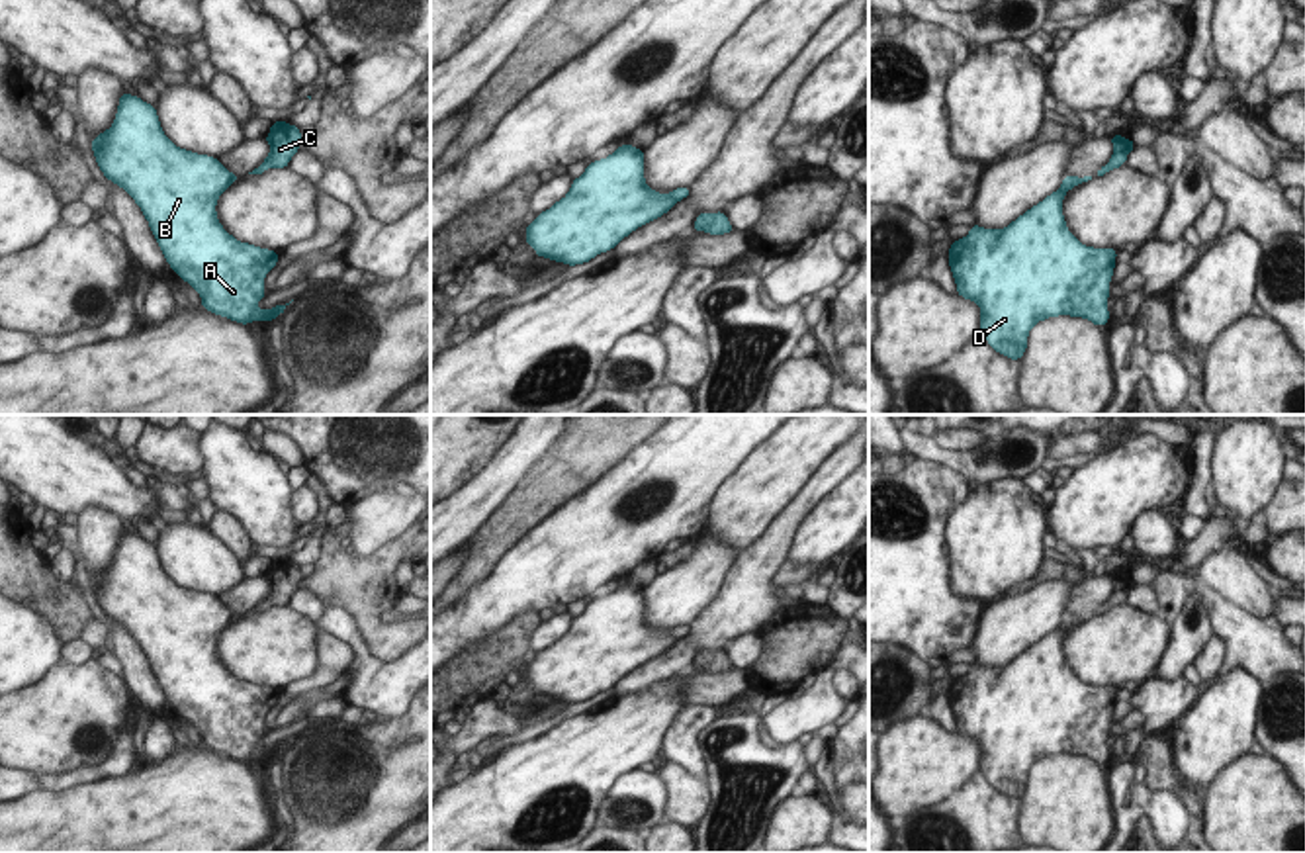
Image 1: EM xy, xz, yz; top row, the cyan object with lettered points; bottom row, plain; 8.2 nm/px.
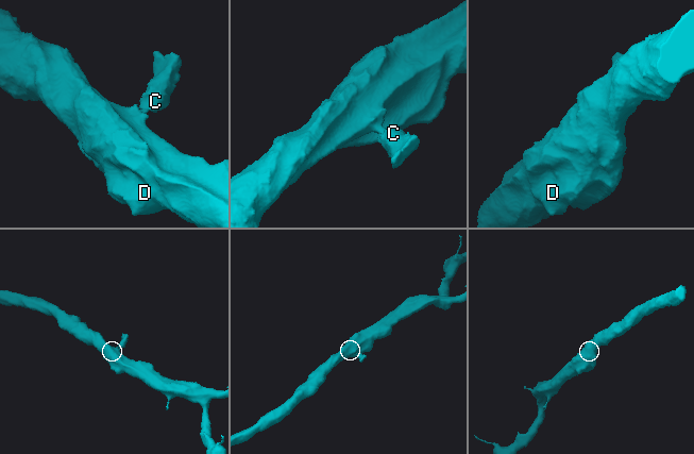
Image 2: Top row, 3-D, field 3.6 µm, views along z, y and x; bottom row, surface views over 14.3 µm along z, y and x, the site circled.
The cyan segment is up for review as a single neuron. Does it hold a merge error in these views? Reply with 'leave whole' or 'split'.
leave whole

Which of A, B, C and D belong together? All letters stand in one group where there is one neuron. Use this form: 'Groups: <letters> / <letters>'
Groups: A B C D.

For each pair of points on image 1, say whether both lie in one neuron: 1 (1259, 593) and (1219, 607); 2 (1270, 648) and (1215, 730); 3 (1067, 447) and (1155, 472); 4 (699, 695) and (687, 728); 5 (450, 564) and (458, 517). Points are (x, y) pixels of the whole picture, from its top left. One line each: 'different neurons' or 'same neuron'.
1: different neurons
2: different neurons
3: different neurons
4: different neurons
5: different neurons

